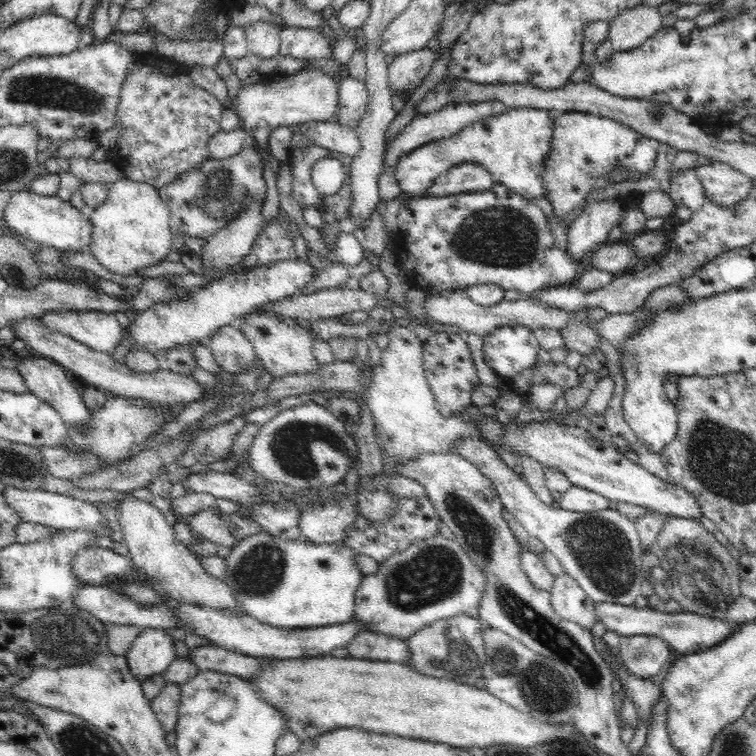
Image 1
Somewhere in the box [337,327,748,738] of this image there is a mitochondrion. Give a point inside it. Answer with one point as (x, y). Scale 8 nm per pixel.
(699, 575)

